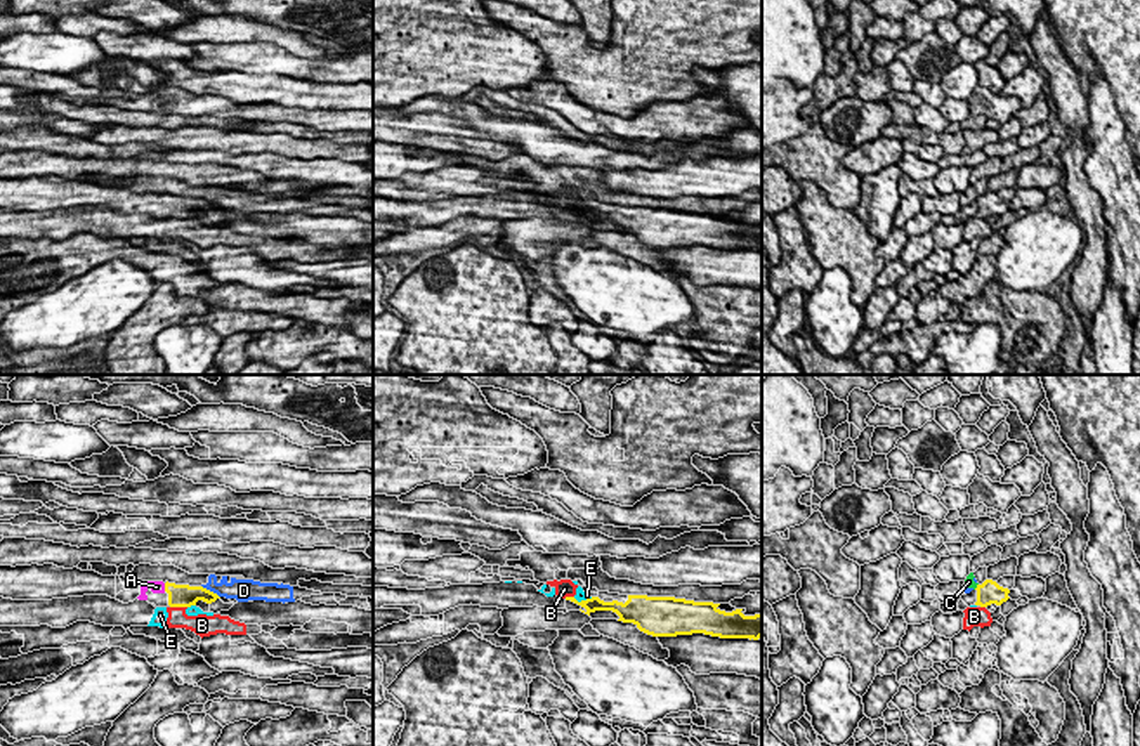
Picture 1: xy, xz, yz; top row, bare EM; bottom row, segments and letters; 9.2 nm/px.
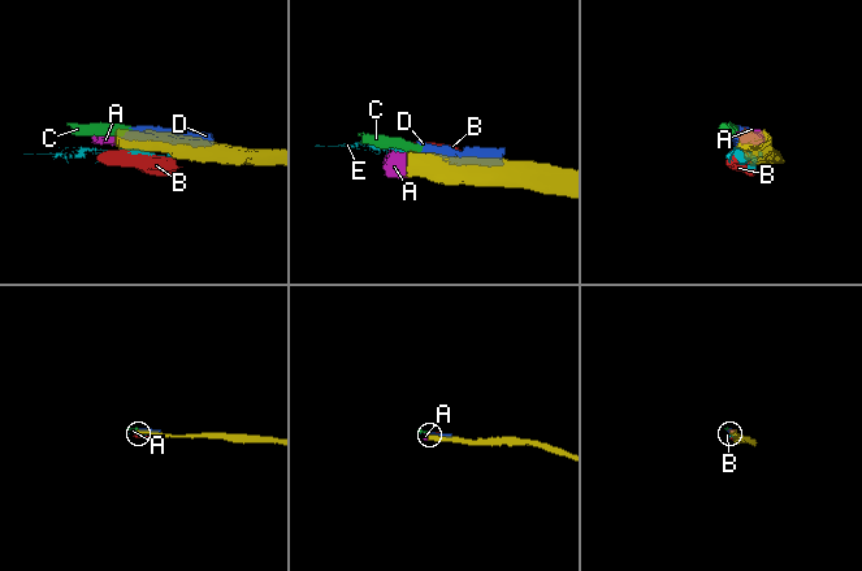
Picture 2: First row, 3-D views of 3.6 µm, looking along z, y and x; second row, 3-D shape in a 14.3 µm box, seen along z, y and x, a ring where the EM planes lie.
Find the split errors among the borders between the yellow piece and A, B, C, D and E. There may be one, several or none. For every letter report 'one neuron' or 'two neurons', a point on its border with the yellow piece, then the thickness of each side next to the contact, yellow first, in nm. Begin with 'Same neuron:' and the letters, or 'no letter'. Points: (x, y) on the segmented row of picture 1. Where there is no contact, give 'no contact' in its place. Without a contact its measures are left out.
Same neuron: A
A: one neuron; contact xy (165, 587); calibres 220 and 130 nm
B: two neurons; contact xy (179, 606); calibres 220 and 190 nm
C: two neurons; contact yz (977, 587); calibres 220 and 90 nm
D: two neurons; contact xy (209, 590); calibres 220 and 160 nm
E: two neurons; contact xz (583, 601); calibres 130 and 100 nm

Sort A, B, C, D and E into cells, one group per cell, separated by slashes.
A / B E / C D

